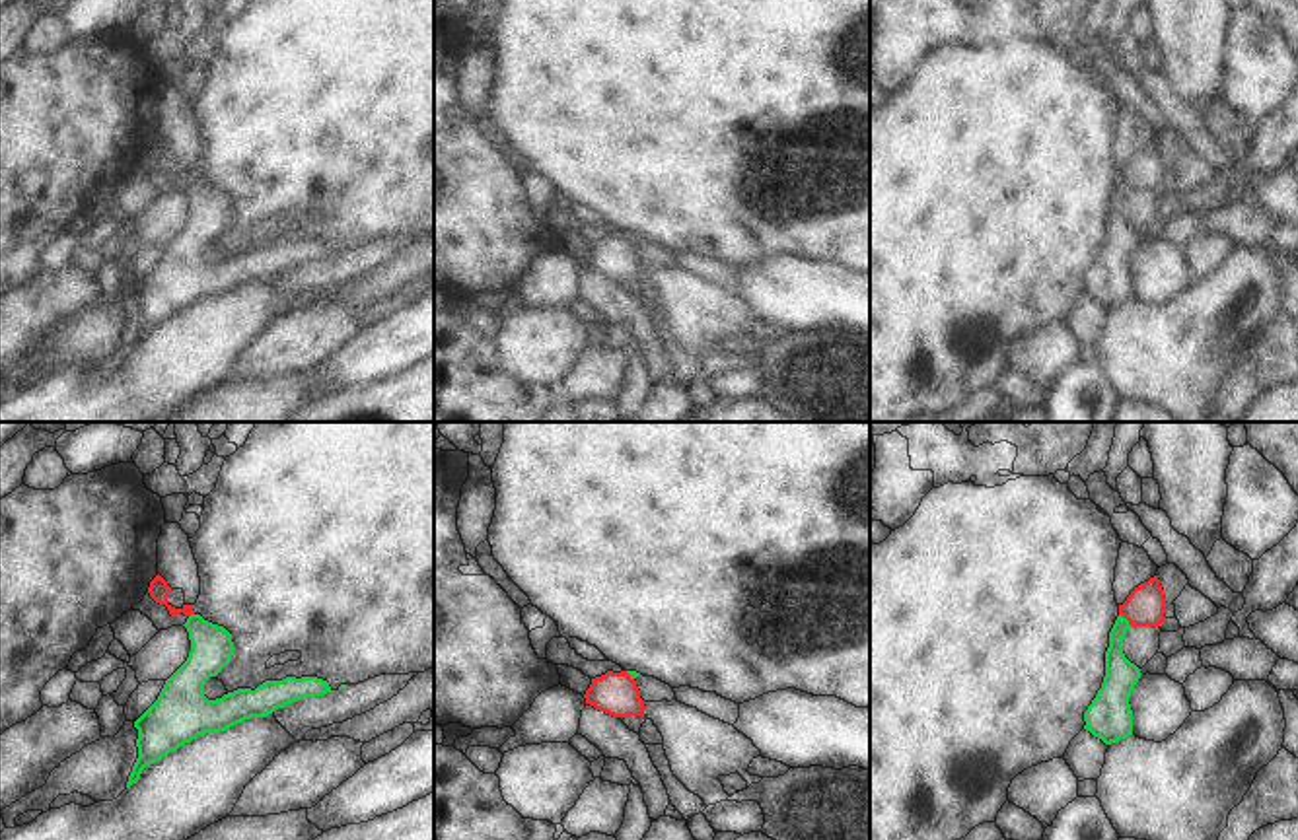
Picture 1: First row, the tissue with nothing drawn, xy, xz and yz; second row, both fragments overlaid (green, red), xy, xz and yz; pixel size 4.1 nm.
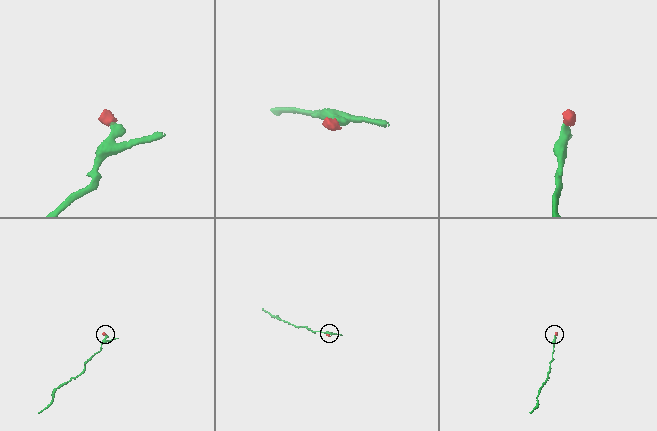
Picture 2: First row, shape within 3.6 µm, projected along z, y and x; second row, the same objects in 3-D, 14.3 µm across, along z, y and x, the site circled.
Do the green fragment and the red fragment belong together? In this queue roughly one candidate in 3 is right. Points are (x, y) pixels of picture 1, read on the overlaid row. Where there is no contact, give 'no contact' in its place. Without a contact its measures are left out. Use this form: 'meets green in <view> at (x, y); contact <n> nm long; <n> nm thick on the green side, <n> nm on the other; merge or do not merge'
meets green in yz at (1125, 619); contact 80 nm long; 140 nm thick on the green side, 160 nm on the other; merge

